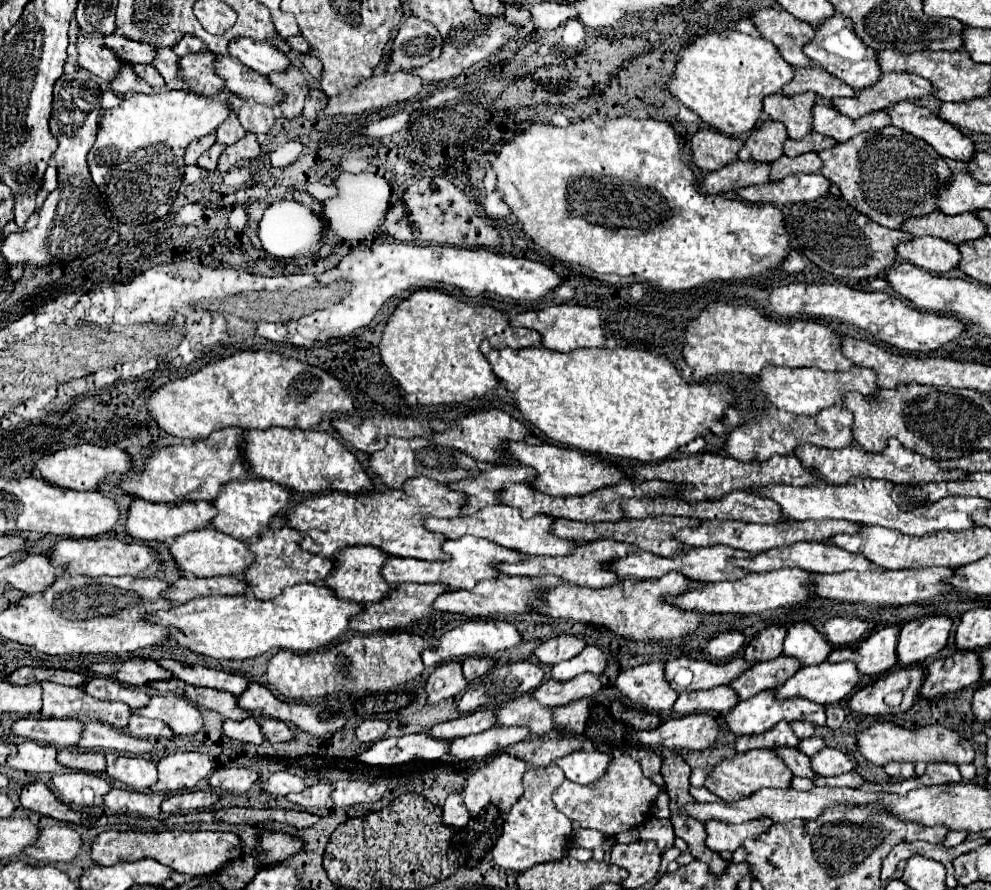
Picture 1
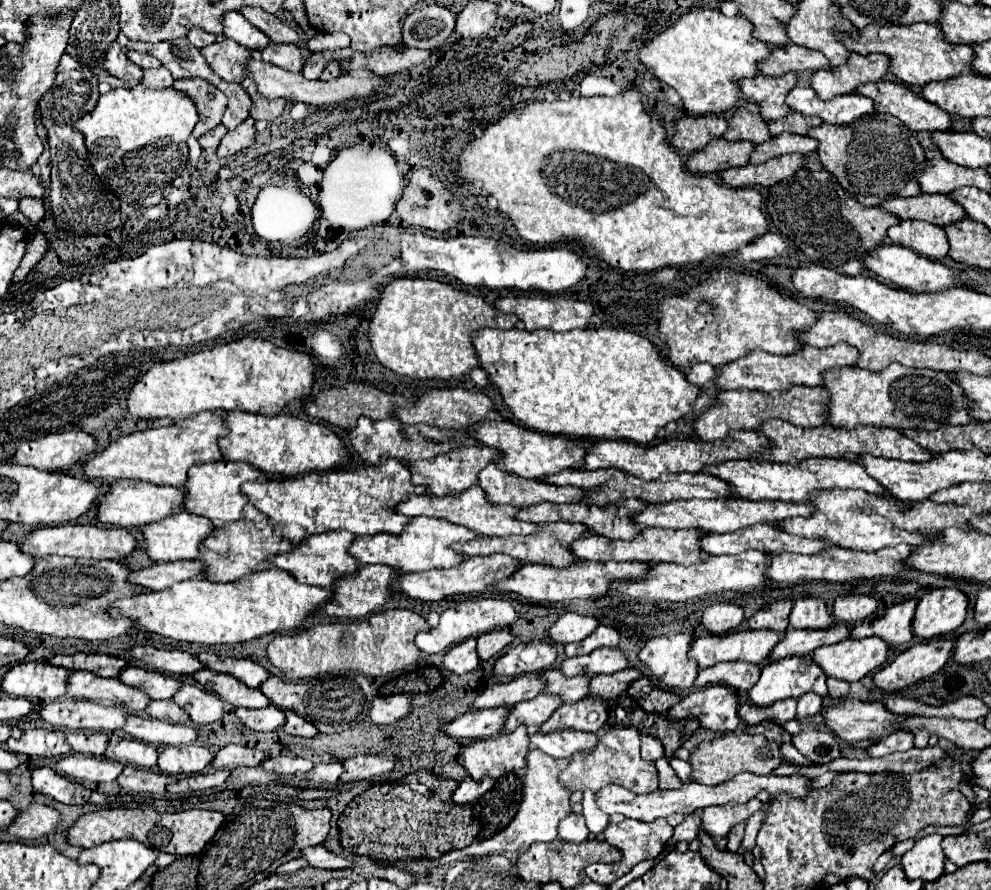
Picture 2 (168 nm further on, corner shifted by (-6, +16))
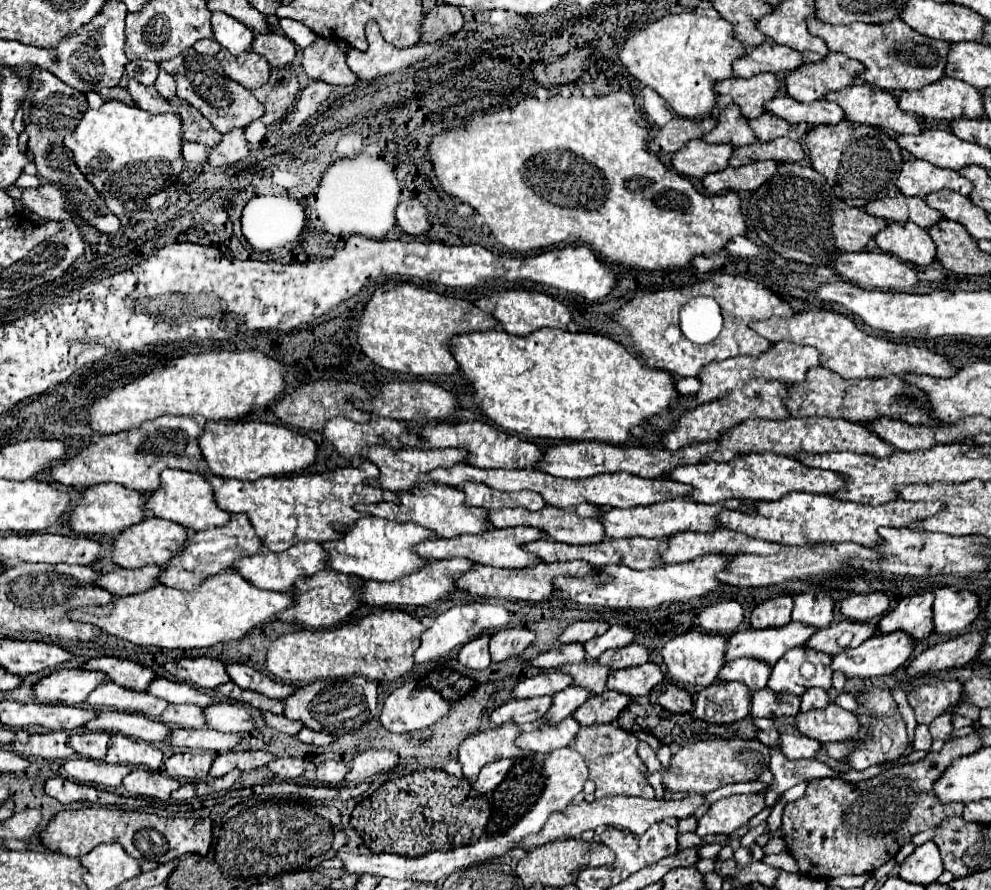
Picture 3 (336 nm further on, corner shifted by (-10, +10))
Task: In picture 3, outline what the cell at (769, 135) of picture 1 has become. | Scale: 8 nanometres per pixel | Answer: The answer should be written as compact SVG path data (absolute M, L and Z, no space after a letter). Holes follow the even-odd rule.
M737 104L727 106L719 116L719 126L707 134L705 142L711 144L731 144L731 146L747 146L759 142L755 132L749 126L749 120L741 114Z

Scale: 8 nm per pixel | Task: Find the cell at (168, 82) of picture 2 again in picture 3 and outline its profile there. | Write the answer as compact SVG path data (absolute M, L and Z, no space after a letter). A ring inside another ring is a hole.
M165 70L159 72L157 80L155 80L155 88L163 98L173 98L175 96L175 80L171 78L171 74L167 74Z

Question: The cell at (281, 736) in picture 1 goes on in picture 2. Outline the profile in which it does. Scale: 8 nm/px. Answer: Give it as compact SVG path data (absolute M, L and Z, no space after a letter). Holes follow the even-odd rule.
M285 710L285 716L287 716L287 720L285 720L283 730L285 730L287 734L303 736L303 738L313 738L313 736L317 736L317 734L319 734L319 730L317 730L315 726L311 726L307 720L303 720L301 716L297 716L295 712Z

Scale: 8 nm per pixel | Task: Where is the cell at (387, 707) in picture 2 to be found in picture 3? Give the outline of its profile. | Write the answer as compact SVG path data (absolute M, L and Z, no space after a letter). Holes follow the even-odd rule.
M409 682L389 694L381 710L381 724L389 732L411 732L435 724L447 710L449 706L439 692Z

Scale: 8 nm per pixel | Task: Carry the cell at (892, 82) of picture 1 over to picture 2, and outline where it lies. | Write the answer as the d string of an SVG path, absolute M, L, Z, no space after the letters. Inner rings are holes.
M851 54L847 64L829 70L815 70L809 78L809 86L821 100L831 100L841 94L851 94L859 84L877 82L889 70L889 58L885 54Z

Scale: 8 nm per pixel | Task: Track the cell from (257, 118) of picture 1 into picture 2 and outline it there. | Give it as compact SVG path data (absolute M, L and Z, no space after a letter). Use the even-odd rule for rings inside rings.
M251 82L247 88L253 106L251 106L251 118L253 120L275 120L277 116L281 116L283 108L285 108L285 100L267 100L259 94L257 84Z

